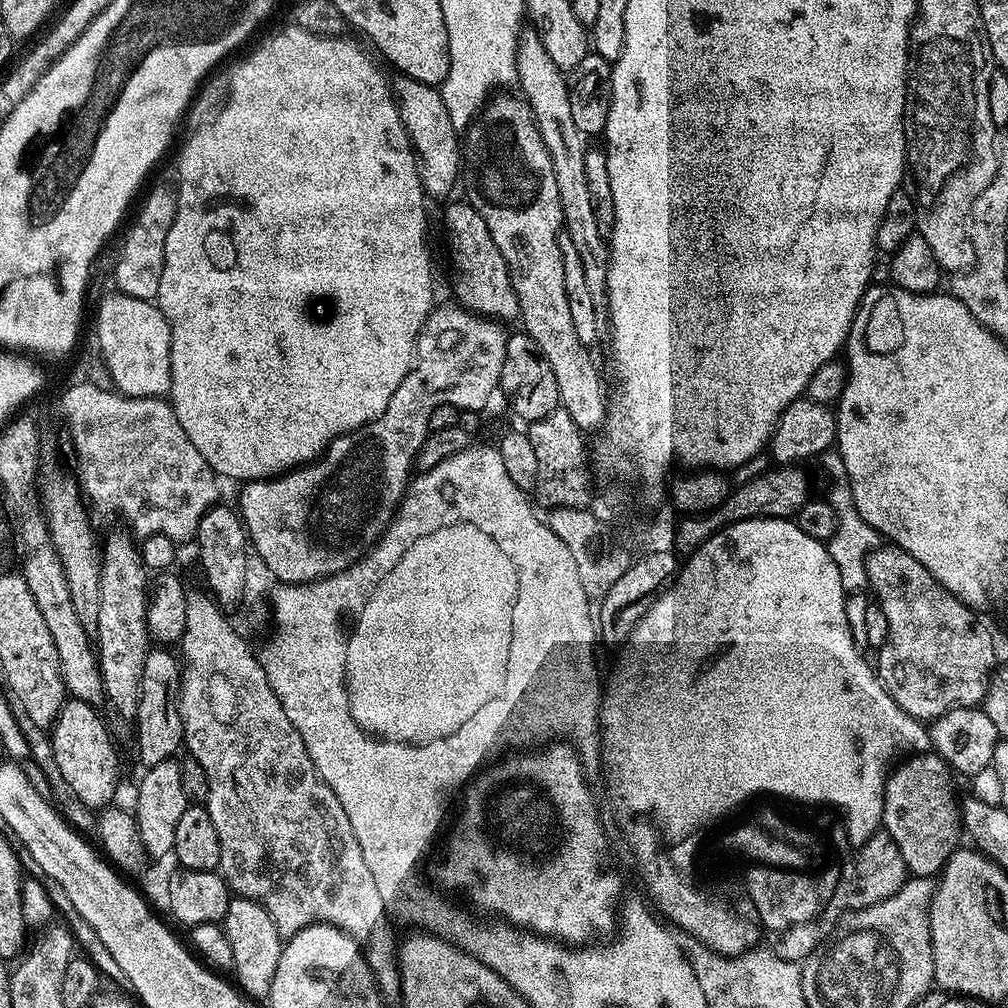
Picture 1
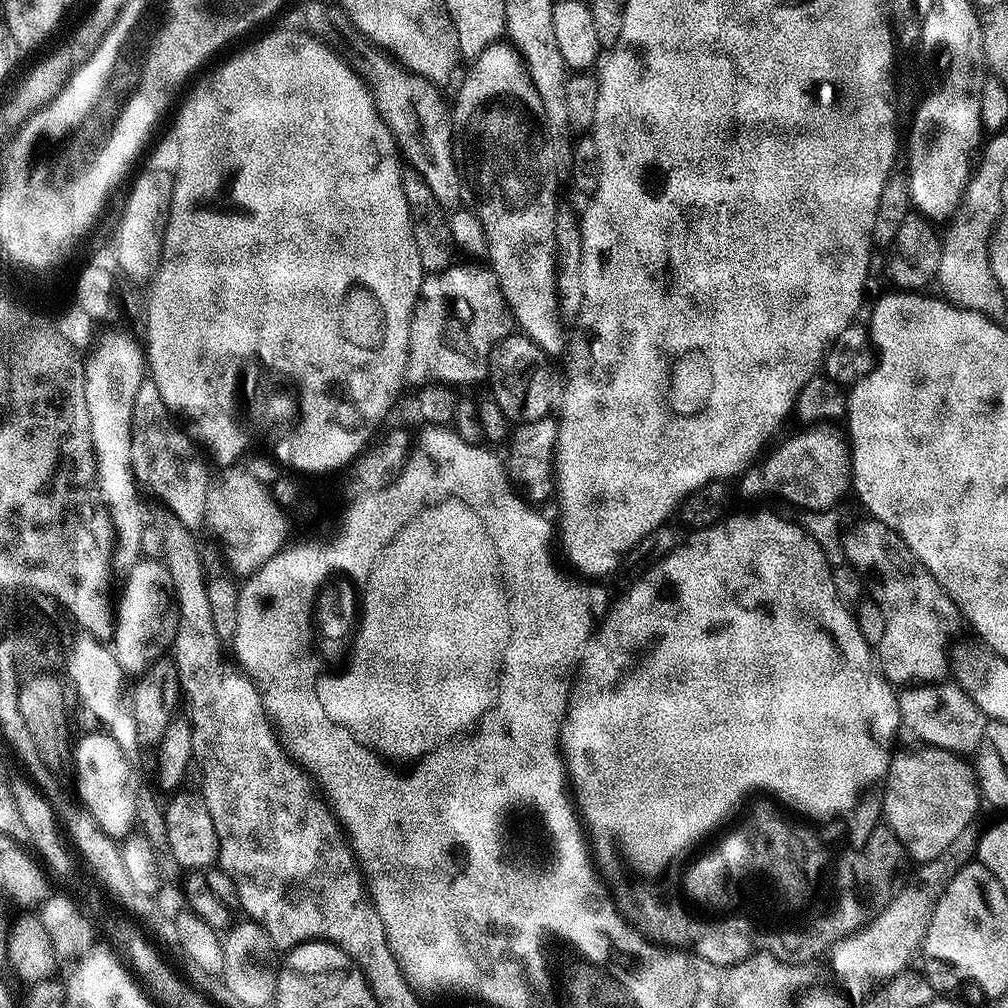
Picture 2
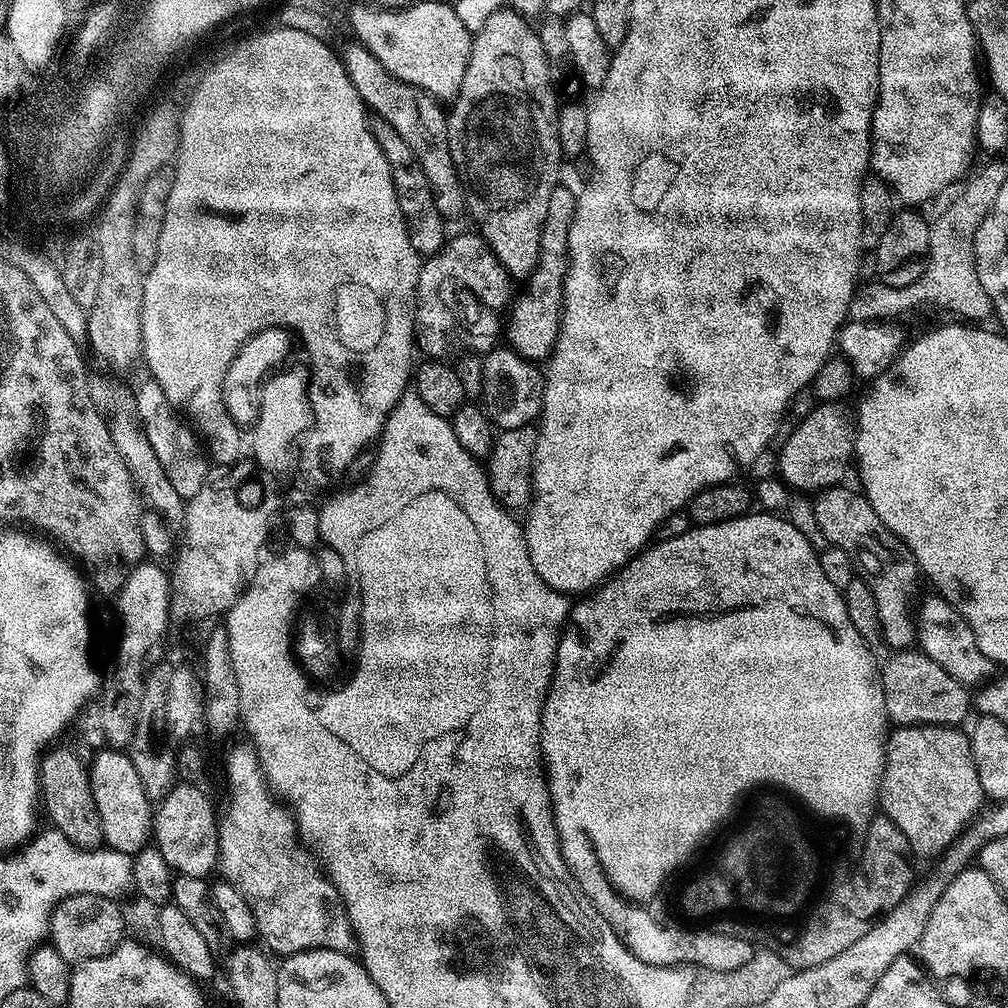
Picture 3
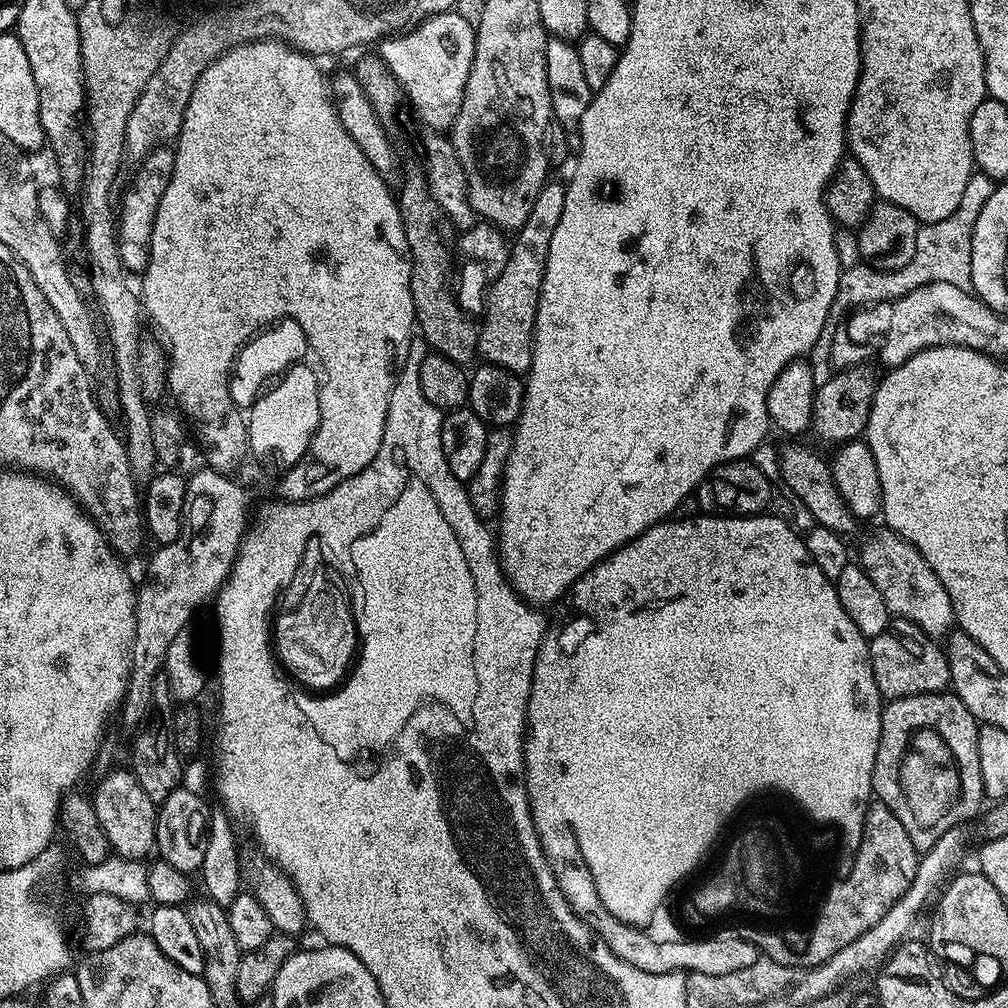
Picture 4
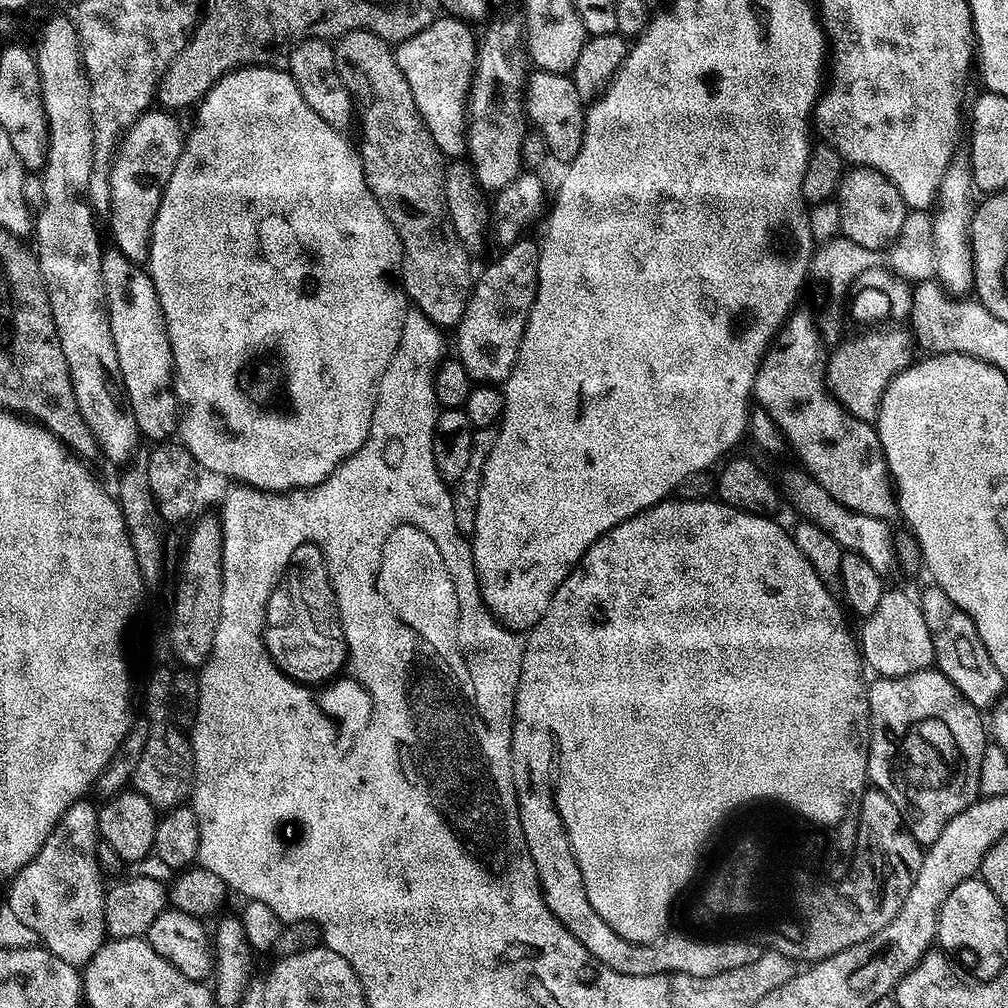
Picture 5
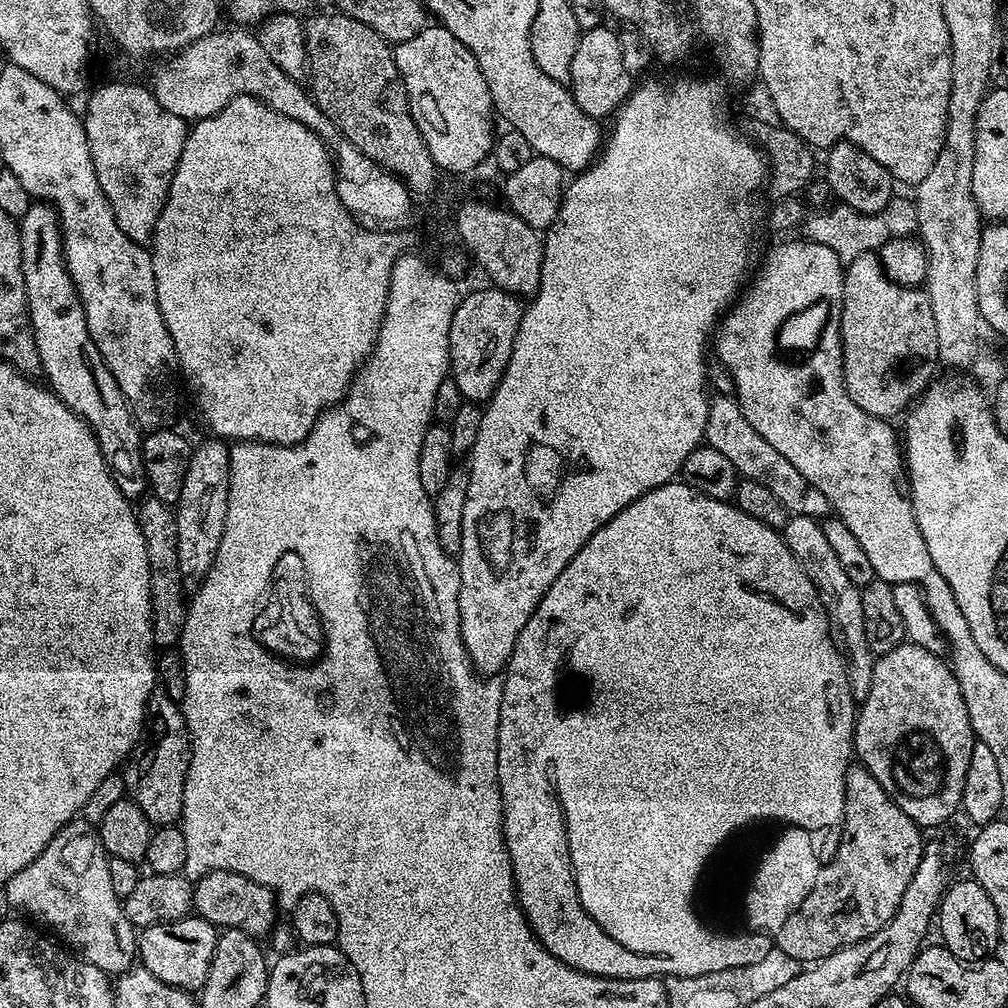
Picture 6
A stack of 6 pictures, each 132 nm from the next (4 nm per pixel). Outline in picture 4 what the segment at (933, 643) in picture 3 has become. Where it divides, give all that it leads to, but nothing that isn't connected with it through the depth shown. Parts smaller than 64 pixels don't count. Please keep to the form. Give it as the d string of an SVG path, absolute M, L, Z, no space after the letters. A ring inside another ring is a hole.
M883 531L872 532L861 542L858 557L860 567L874 582L874 586L878 586L878 594L882 594L893 617L905 616L910 623L921 628L919 631L925 637L945 637L954 622L952 603L950 594L946 594L946 586L942 586L930 562L922 558L922 554L910 541L901 538L897 532Z

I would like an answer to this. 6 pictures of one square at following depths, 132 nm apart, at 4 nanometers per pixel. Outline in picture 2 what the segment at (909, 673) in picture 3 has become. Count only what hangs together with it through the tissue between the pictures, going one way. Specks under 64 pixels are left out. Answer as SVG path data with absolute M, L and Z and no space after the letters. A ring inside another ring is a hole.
M916 682L903 691L898 696L900 723L920 739L917 741L933 748L946 748L957 754L975 753L982 742L986 717L983 710L960 689L959 684Z

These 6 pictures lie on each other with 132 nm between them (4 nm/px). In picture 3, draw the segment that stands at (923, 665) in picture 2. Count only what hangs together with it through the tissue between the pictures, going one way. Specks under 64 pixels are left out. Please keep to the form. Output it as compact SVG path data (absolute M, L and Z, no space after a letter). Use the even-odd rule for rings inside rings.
M831 486L821 488L815 493L812 500L814 518L818 518L818 526L822 529L825 541L833 548L846 550L850 554L853 565L862 571L862 578L870 586L874 594L874 602L878 602L878 618L880 619L880 634L883 643L889 644L892 650L908 650L913 647L916 640L916 625L913 617L908 616L908 603L912 600L912 591L916 588L916 576L918 569L916 560L912 557L912 552L894 535L891 530L884 525L882 518L874 514L874 506L859 491L845 486Z

